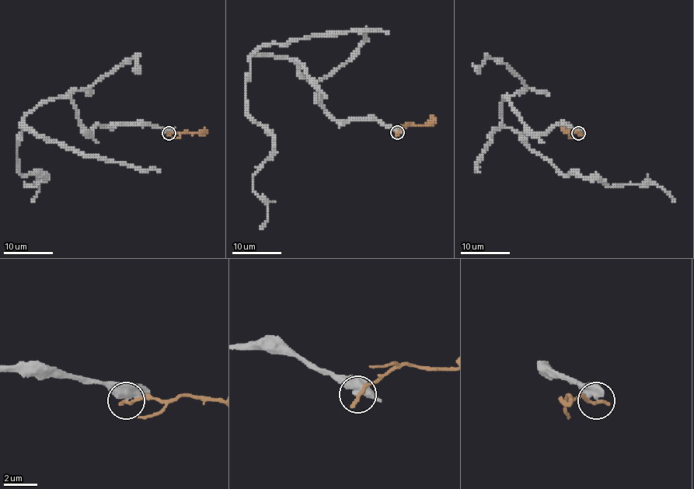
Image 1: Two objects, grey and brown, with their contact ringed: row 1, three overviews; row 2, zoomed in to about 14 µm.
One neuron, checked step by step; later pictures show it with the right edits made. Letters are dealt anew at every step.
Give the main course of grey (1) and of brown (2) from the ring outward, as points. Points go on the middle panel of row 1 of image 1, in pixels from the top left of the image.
1: (398, 133), (333, 120), (297, 61), (252, 55), (246, 112), (273, 139), (252, 177), (268, 206), (259, 228)
2: (398, 133), (411, 123), (428, 123), (434, 117)

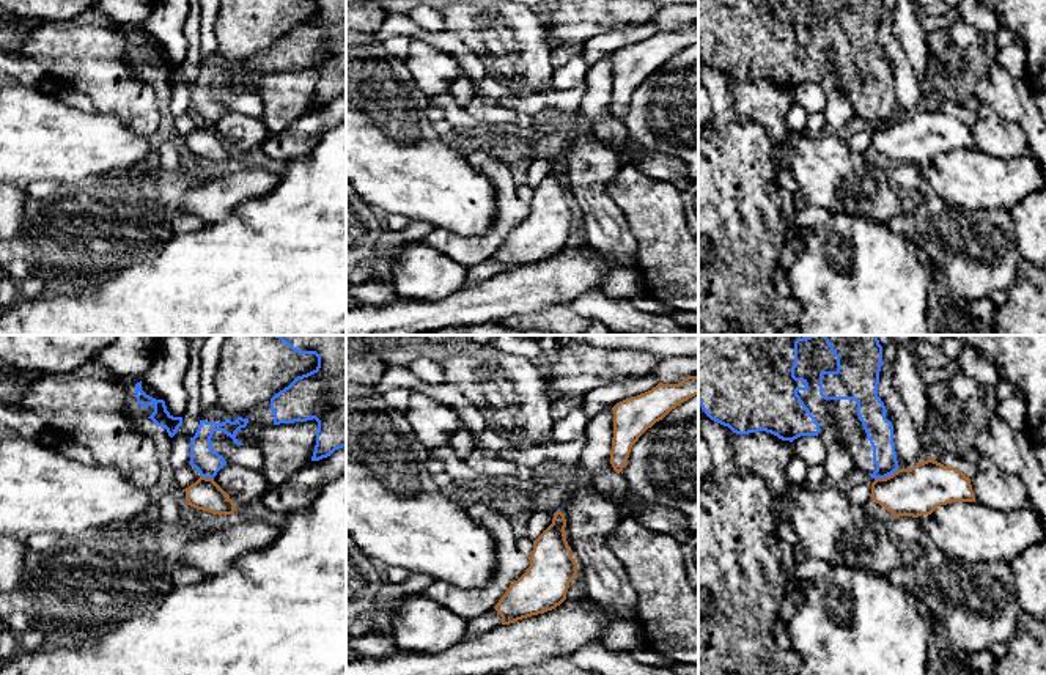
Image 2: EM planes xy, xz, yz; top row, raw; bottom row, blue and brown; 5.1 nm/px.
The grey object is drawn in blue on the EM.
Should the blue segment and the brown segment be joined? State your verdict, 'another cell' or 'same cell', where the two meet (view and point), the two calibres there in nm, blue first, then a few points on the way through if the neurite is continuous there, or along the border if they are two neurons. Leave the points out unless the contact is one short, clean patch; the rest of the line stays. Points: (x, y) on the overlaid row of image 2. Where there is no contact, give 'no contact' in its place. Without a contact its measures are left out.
another cell; contact yz (886, 475); calibres 140 and 240 nm; border yz (898, 469), (875, 480)

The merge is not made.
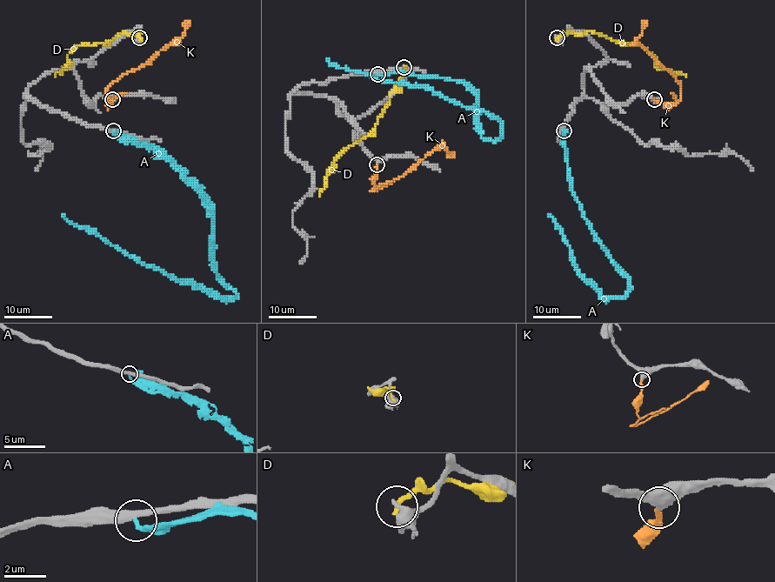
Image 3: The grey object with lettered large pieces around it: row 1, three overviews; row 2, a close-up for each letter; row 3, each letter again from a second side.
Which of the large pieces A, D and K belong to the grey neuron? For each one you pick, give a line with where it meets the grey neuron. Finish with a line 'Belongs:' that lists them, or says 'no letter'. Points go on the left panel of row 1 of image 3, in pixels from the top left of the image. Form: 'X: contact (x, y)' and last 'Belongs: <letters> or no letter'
K: contact (112, 99)
Belongs: K

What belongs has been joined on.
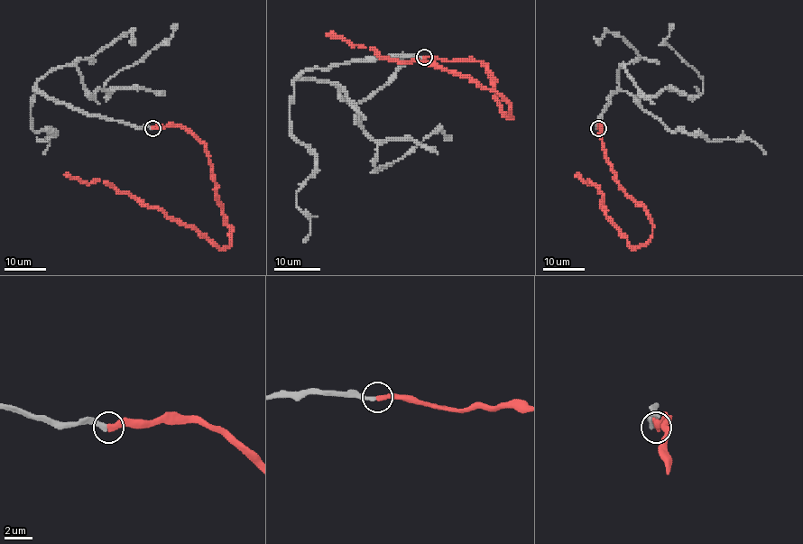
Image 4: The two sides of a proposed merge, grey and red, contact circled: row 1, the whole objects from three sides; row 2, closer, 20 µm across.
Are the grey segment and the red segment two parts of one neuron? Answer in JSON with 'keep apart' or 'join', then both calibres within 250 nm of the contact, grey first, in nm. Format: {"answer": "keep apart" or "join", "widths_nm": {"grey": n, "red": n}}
{"answer": "join", "widths_nm": {"grey": 320, "red": 360}}

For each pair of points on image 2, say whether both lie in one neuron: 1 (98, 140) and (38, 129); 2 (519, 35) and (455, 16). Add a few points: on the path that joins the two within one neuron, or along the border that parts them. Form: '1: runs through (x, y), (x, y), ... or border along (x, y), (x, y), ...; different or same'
1: runs through (84, 140), (52, 140); same
2: runs through (504, 33), (478, 33), (471, 30); same

